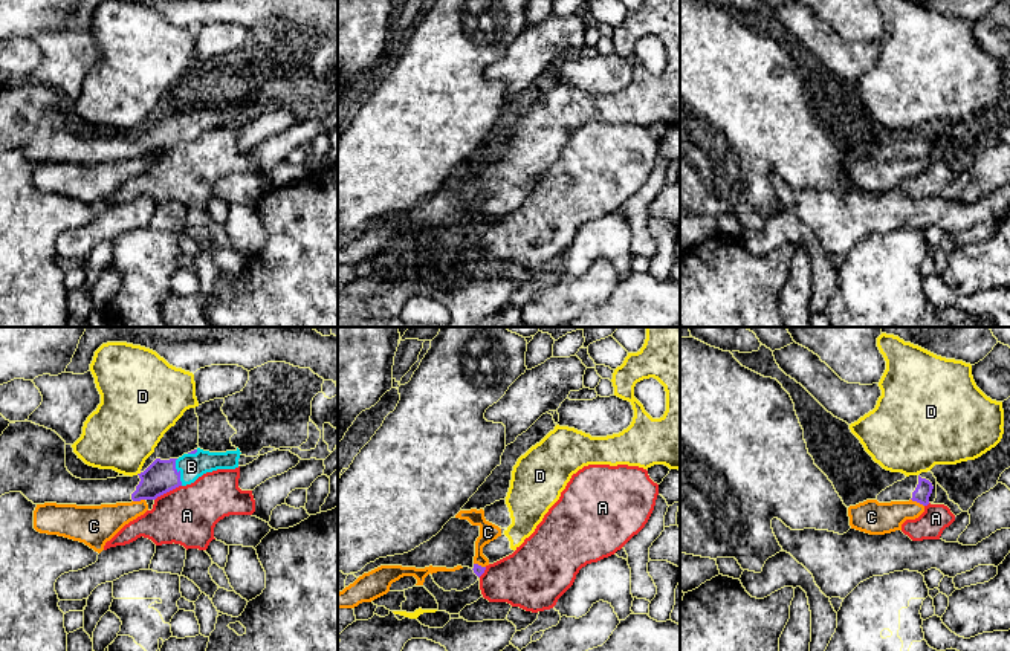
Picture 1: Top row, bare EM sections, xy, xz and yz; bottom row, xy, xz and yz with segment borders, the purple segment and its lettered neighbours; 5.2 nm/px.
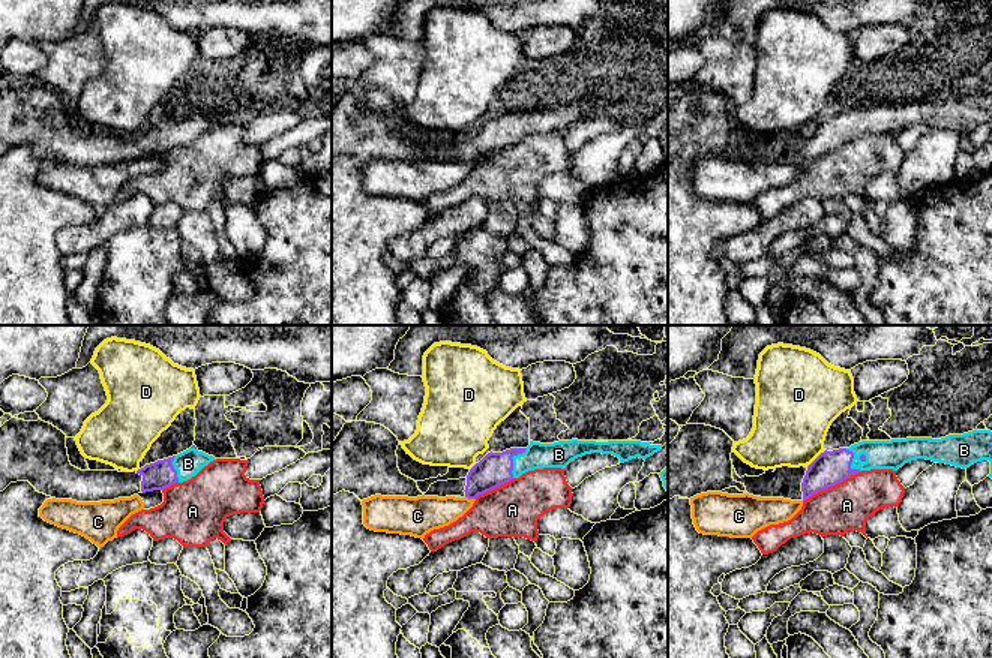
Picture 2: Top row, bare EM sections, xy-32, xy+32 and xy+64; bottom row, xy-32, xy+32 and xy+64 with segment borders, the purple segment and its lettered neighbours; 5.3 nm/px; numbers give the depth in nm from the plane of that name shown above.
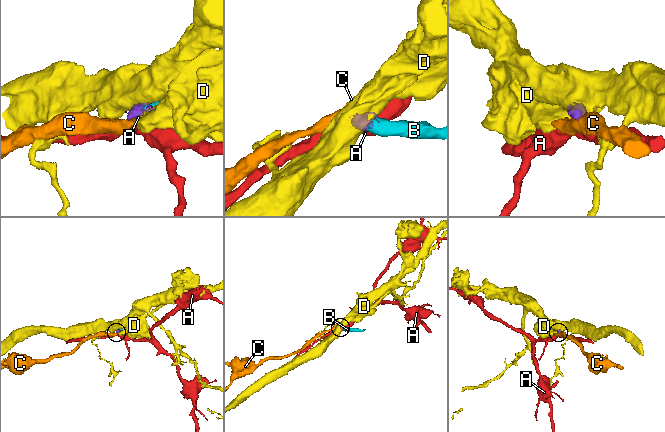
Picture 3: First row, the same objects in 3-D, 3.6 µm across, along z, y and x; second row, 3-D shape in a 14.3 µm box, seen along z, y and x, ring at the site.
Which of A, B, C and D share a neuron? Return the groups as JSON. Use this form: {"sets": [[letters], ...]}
{"sets": [["A"], ["B"], ["C", "D"]]}

